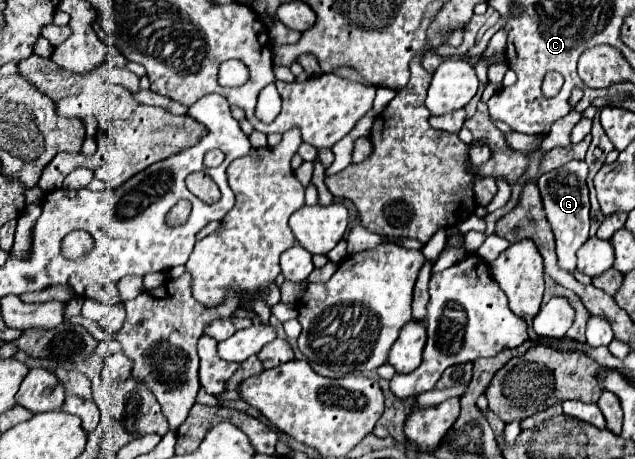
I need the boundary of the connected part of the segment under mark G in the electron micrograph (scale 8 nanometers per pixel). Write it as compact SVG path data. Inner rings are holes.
M571 160L571 162L563 164L561 168L555 168L547 174L543 174L537 180L541 198L543 198L543 206L545 206L545 214L553 228L553 234L555 234L559 266L563 270L567 270L569 274L573 274L577 268L575 252L589 238L589 222L591 220L589 220L589 192L587 192L585 178L587 178L587 164L583 160Z

